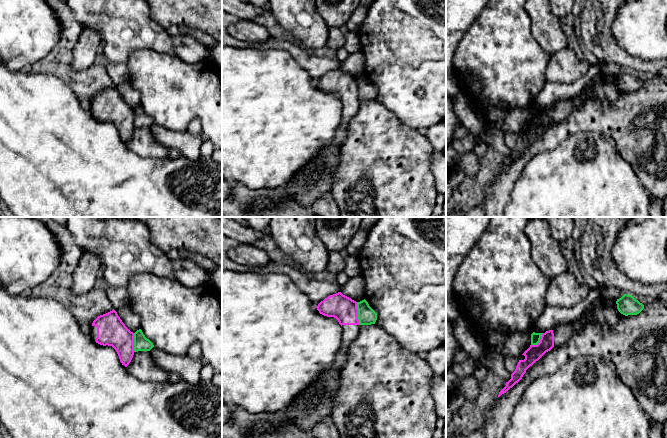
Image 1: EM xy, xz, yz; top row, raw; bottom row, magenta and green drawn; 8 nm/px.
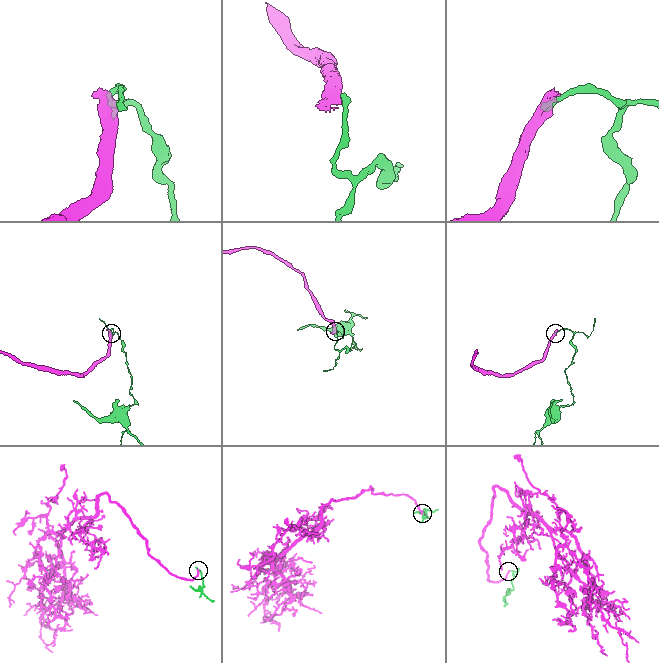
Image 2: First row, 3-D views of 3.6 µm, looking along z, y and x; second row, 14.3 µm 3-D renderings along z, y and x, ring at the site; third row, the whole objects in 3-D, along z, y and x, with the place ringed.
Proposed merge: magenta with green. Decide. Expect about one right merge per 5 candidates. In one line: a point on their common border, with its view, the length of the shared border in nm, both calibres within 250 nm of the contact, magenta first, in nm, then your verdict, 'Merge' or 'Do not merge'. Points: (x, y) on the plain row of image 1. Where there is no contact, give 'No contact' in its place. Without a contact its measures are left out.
Touches magenta at xz (357, 89). Shared border 190 nm. Thickness 200 nm (magenta) against 140 nm. Do not merge

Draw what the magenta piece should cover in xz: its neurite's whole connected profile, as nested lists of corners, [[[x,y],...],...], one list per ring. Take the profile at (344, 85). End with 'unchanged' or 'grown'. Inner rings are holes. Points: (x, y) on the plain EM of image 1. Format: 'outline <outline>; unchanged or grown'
outline [[[341,68],[328,72],[321,77],[316,84],[320,90],[327,93],[334,93],[338,96],[342,103],[342,117],[332,143],[324,147],[313,160],[304,165],[296,175],[283,185],[287,193],[294,198],[300,206],[305,208],[311,207],[318,198],[331,194],[334,183],[334,172],[339,163],[340,146],[347,136],[350,119],[356,116],[360,107],[357,78],[343,71]]]; grown

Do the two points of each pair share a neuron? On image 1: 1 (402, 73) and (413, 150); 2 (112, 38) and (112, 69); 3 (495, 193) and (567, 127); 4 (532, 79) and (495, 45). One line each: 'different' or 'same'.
1: different
2: different
3: same
4: same

